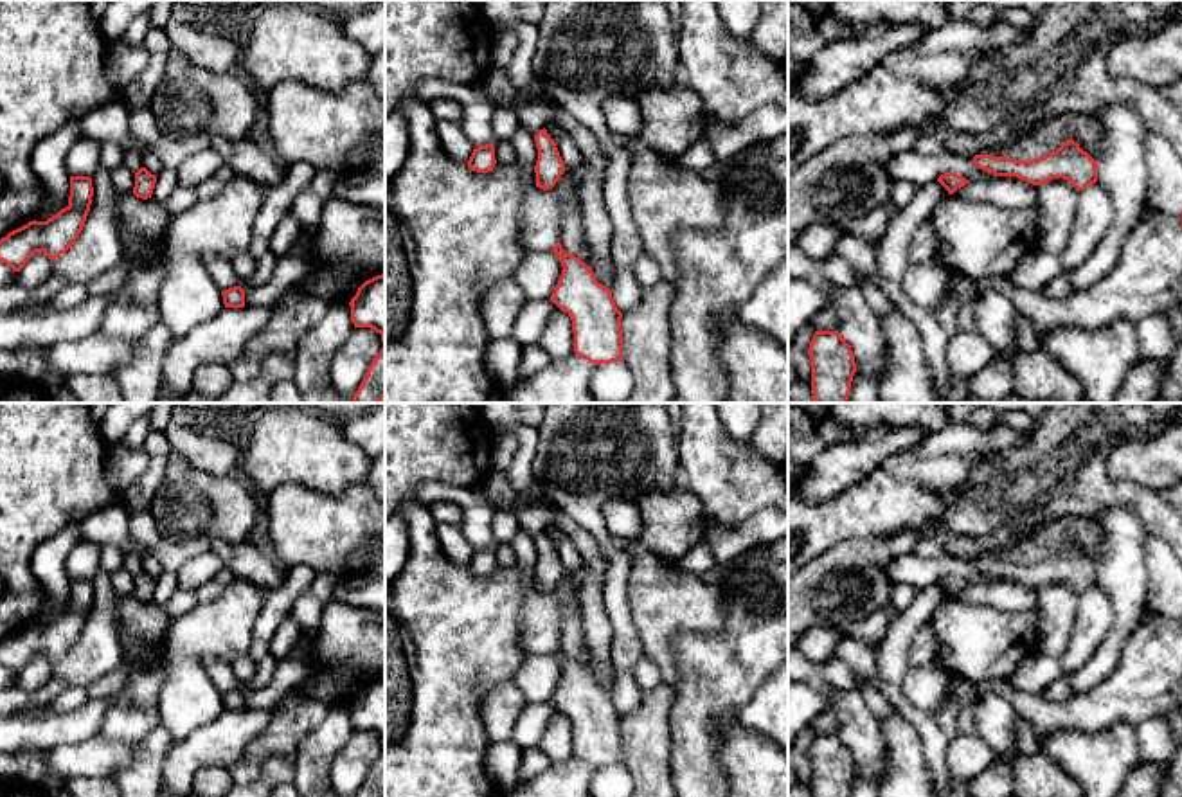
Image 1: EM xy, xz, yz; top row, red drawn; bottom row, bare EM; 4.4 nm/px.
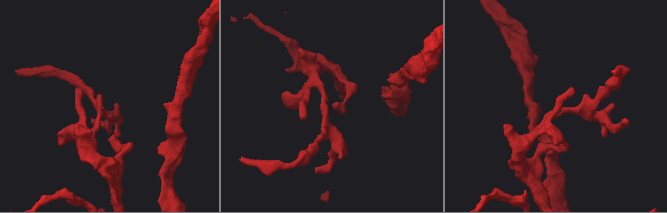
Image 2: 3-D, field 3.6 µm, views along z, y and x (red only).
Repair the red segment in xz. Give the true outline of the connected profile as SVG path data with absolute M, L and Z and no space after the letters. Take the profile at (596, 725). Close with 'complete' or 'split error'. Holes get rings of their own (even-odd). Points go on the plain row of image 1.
M552 651L561 664L561 680L551 702L572 723L574 756L590 766L622 763L622 716L617 712L610 691L594 680L590 669L563 653Z; complete

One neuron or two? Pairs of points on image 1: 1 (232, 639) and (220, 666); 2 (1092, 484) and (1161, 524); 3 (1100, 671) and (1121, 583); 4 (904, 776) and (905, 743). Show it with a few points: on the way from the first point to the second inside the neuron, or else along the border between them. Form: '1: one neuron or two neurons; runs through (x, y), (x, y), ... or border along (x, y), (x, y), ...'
1: two neurons; border along (220, 657), (231, 664)
2: one neuron; runs through (1109, 493), (1130, 493), (1145, 508)
3: one neuron; runs through (1110, 650), (1123, 628), (1123, 605)
4: one neuron; runs through (905, 769), (905, 751)

